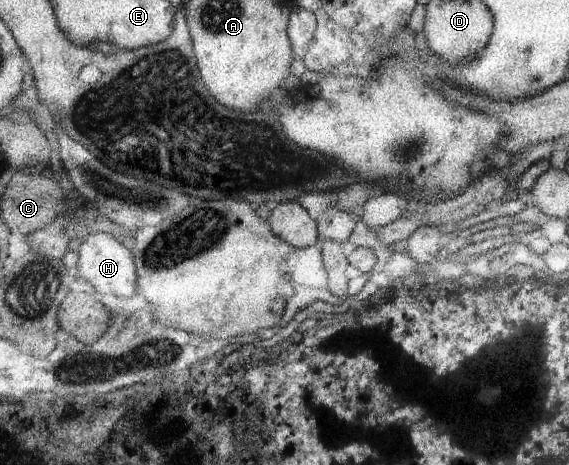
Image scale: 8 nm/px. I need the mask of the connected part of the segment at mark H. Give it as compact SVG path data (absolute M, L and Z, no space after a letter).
M99 232L84 238L78 250L76 269L81 270L85 282L91 282L101 294L115 296L137 296L137 264L131 249L119 244L109 233Z

